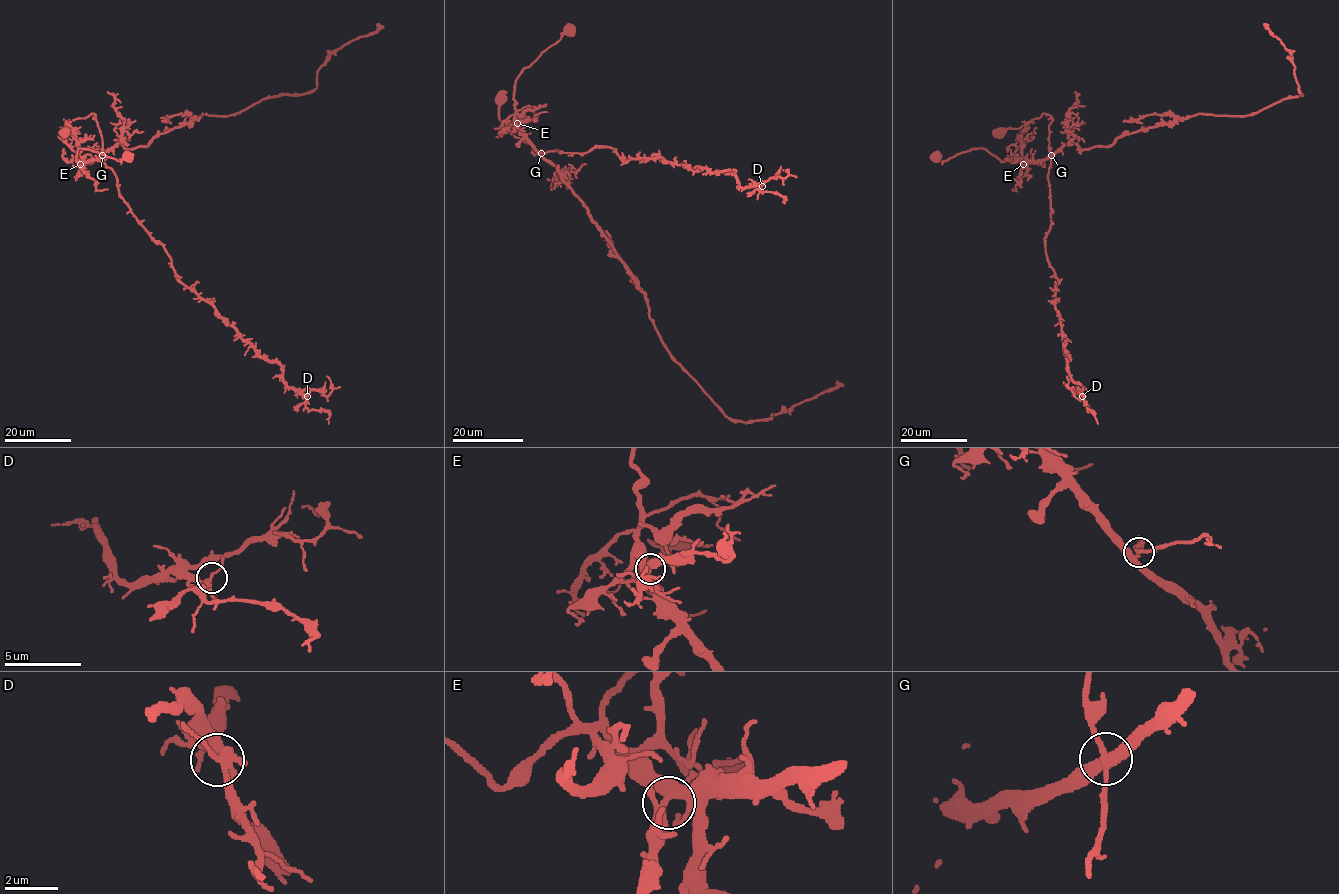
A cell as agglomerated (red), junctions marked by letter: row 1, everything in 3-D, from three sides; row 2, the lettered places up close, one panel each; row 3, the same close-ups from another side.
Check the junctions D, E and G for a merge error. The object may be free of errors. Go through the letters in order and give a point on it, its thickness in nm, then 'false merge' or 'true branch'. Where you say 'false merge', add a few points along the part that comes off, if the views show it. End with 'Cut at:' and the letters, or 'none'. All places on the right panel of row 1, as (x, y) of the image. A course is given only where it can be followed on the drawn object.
D: place (1082, 396); calibre 300 nm; true branch
E: place (1023, 164); calibre 400 nm; true branch
G: place (1051, 155); calibre 320 nm; false merge; course (1051, 155), (1051, 224), (1044, 246), (1059, 281), (1054, 307), (1069, 377), (1083, 386), (1087, 410), (1097, 424)
Cut at: G

